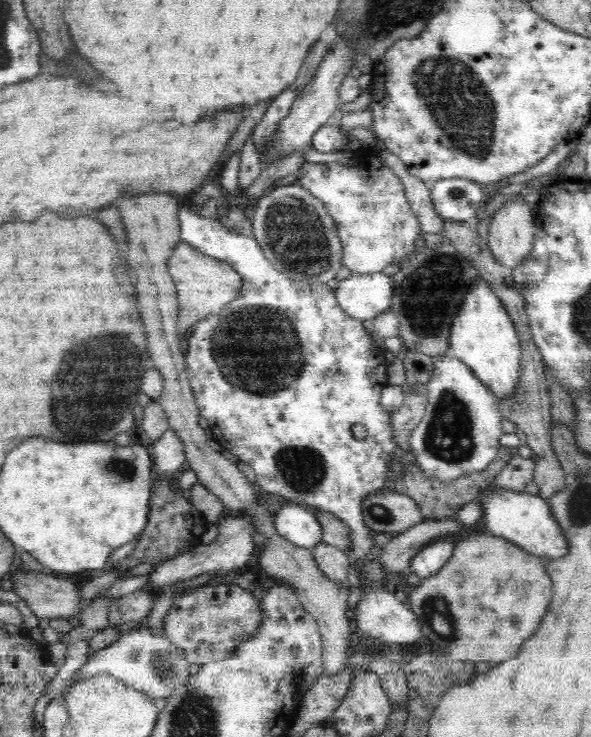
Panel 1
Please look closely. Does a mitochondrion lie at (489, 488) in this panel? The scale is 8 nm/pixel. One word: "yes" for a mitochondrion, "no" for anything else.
no

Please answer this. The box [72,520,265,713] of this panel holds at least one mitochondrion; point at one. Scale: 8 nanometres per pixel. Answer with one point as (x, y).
(163, 665)

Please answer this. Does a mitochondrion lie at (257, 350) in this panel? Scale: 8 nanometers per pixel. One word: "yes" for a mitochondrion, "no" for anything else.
yes

